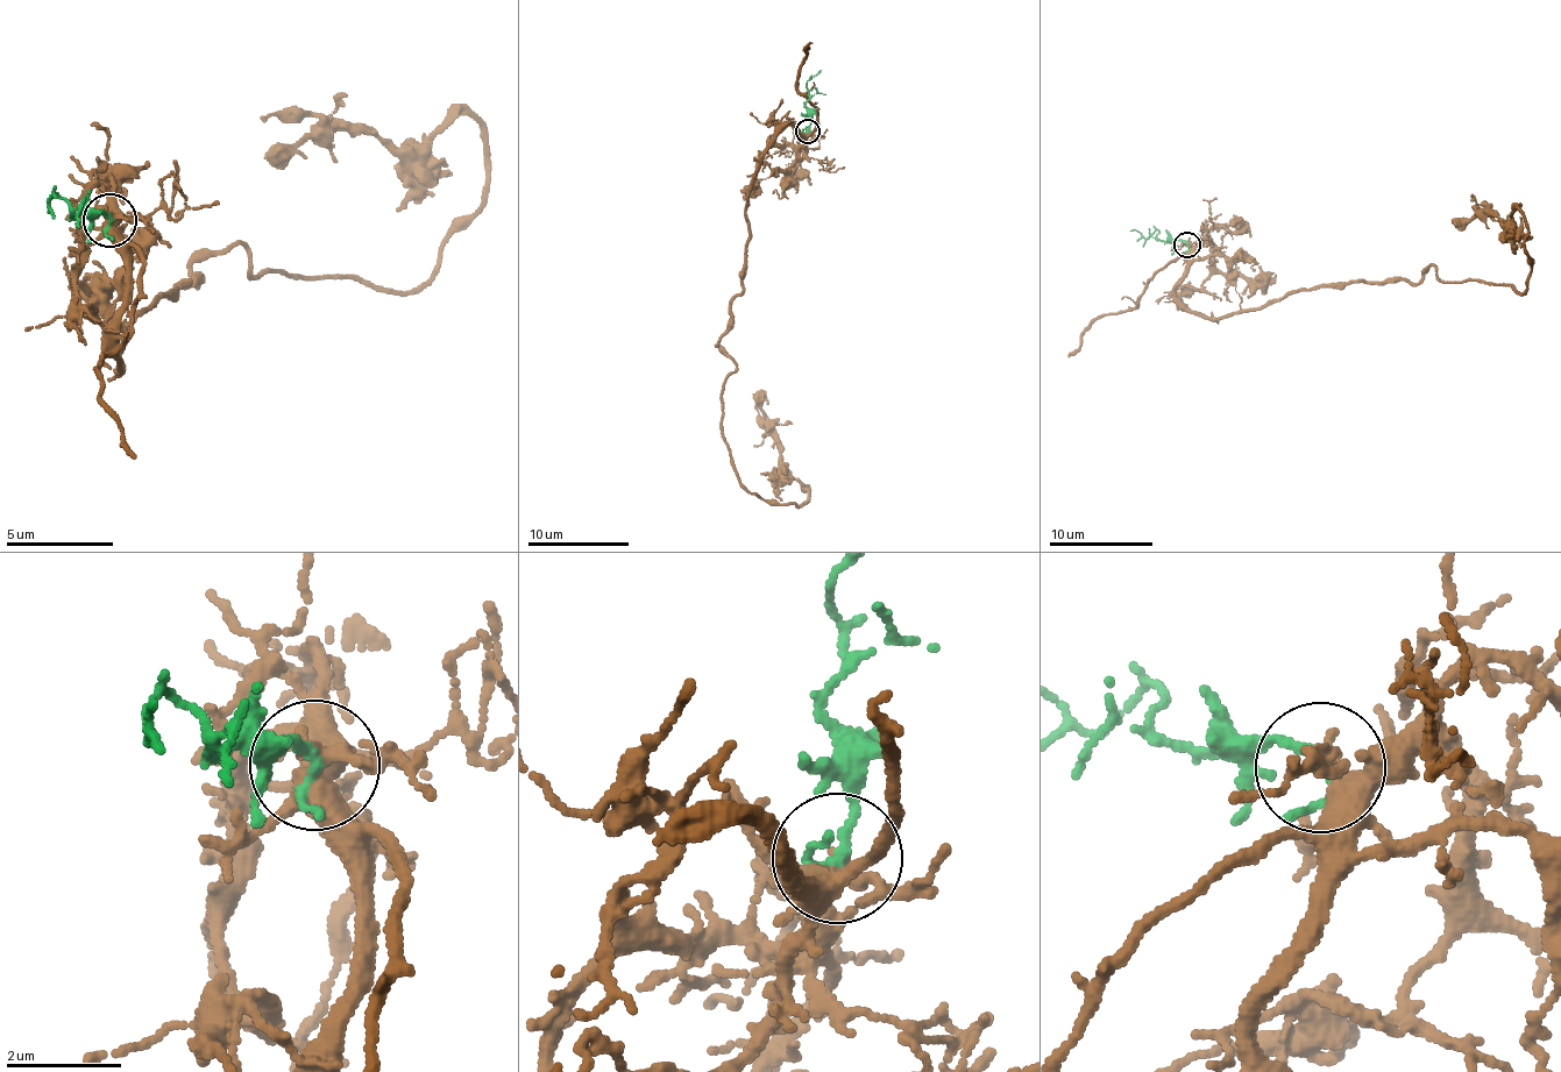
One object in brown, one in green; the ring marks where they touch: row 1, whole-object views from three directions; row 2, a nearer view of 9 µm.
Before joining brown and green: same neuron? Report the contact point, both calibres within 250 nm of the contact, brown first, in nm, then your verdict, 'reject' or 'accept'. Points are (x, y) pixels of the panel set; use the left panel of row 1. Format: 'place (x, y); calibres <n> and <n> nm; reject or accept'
place (110, 220); calibres 360 and 140 nm; accept

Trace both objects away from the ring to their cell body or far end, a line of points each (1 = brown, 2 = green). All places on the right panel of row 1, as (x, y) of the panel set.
1: (1187, 243), (1175, 298), (1205, 317), (1430, 267), (1524, 292), (1518, 207), (1460, 225)
2: (1187, 243), (1163, 241), (1158, 229), (1149, 235), (1130, 229)

